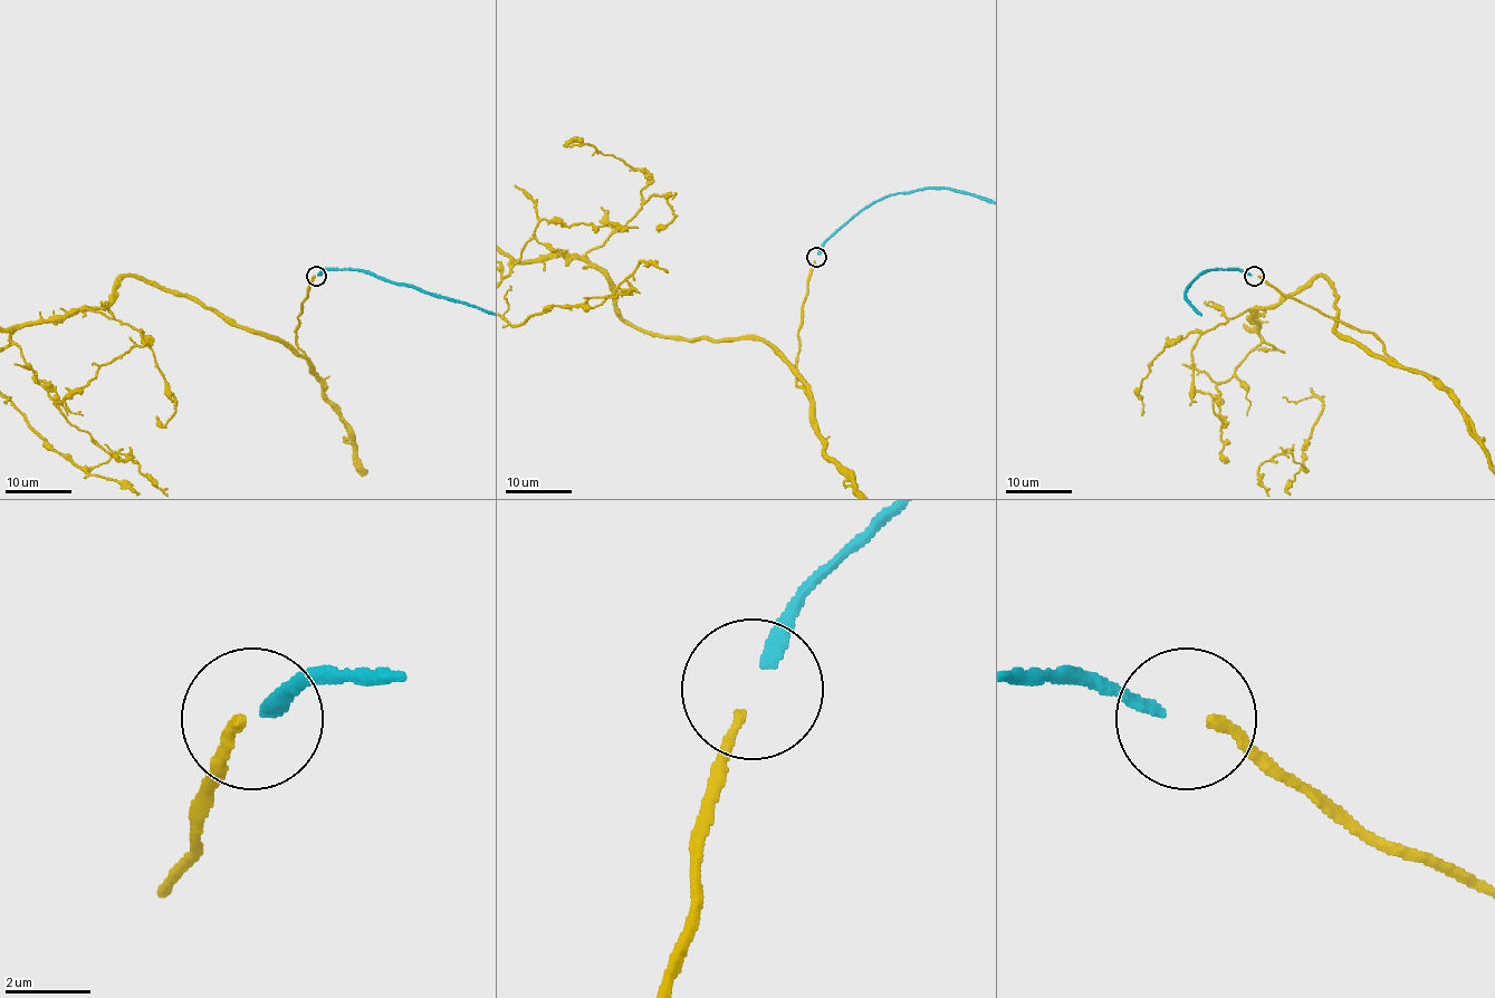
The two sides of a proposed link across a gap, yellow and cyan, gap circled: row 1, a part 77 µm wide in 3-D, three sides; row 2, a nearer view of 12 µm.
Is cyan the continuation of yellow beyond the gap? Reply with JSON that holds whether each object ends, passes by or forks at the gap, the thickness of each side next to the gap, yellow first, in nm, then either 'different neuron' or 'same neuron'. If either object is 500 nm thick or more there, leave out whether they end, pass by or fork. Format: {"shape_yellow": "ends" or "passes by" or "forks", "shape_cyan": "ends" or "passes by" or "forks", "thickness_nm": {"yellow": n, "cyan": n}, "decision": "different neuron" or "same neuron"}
{"shape_yellow": "ends", "shape_cyan": "ends", "thickness_nm": {"yellow": 220, "cyan": 280}, "decision": "same neuron"}

